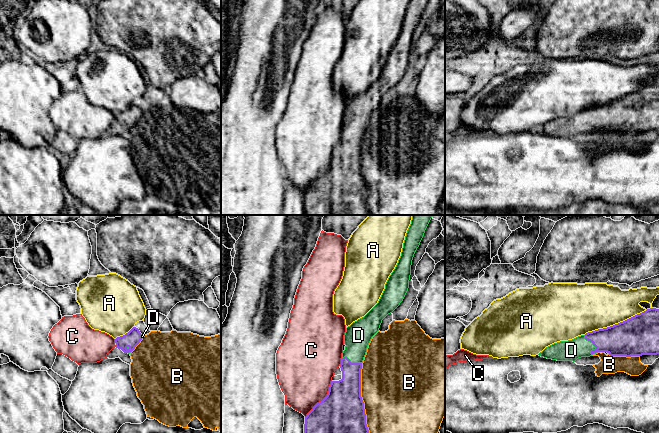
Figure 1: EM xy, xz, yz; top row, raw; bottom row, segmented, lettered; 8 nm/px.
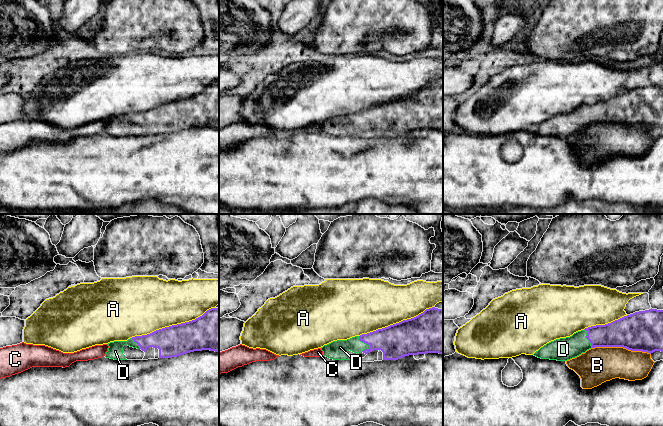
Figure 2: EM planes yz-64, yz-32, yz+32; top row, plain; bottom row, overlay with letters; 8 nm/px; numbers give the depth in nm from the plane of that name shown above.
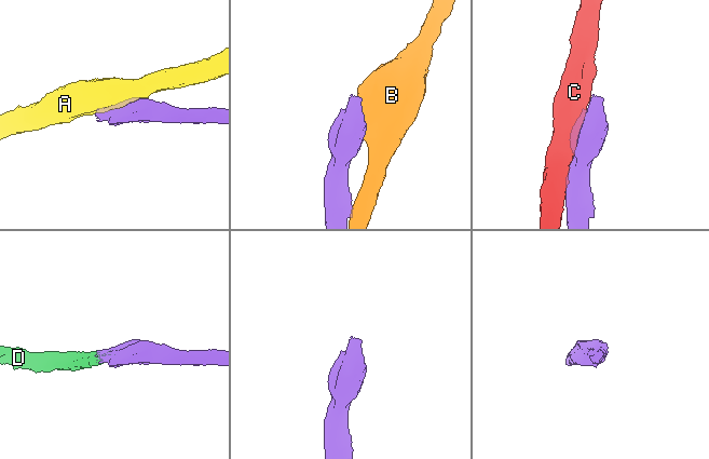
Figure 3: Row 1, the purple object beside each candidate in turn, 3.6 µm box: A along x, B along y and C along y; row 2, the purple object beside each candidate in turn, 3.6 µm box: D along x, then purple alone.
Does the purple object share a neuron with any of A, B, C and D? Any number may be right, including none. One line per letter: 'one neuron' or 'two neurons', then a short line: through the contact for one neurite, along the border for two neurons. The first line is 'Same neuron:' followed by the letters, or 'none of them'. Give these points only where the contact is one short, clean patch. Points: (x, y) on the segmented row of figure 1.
Same neuron: D
A: two neurons
B: two neurons
C: two neurons
D: one neuron | yz (623, 339), (599, 340), (594, 345), (580, 346), (571, 350)

